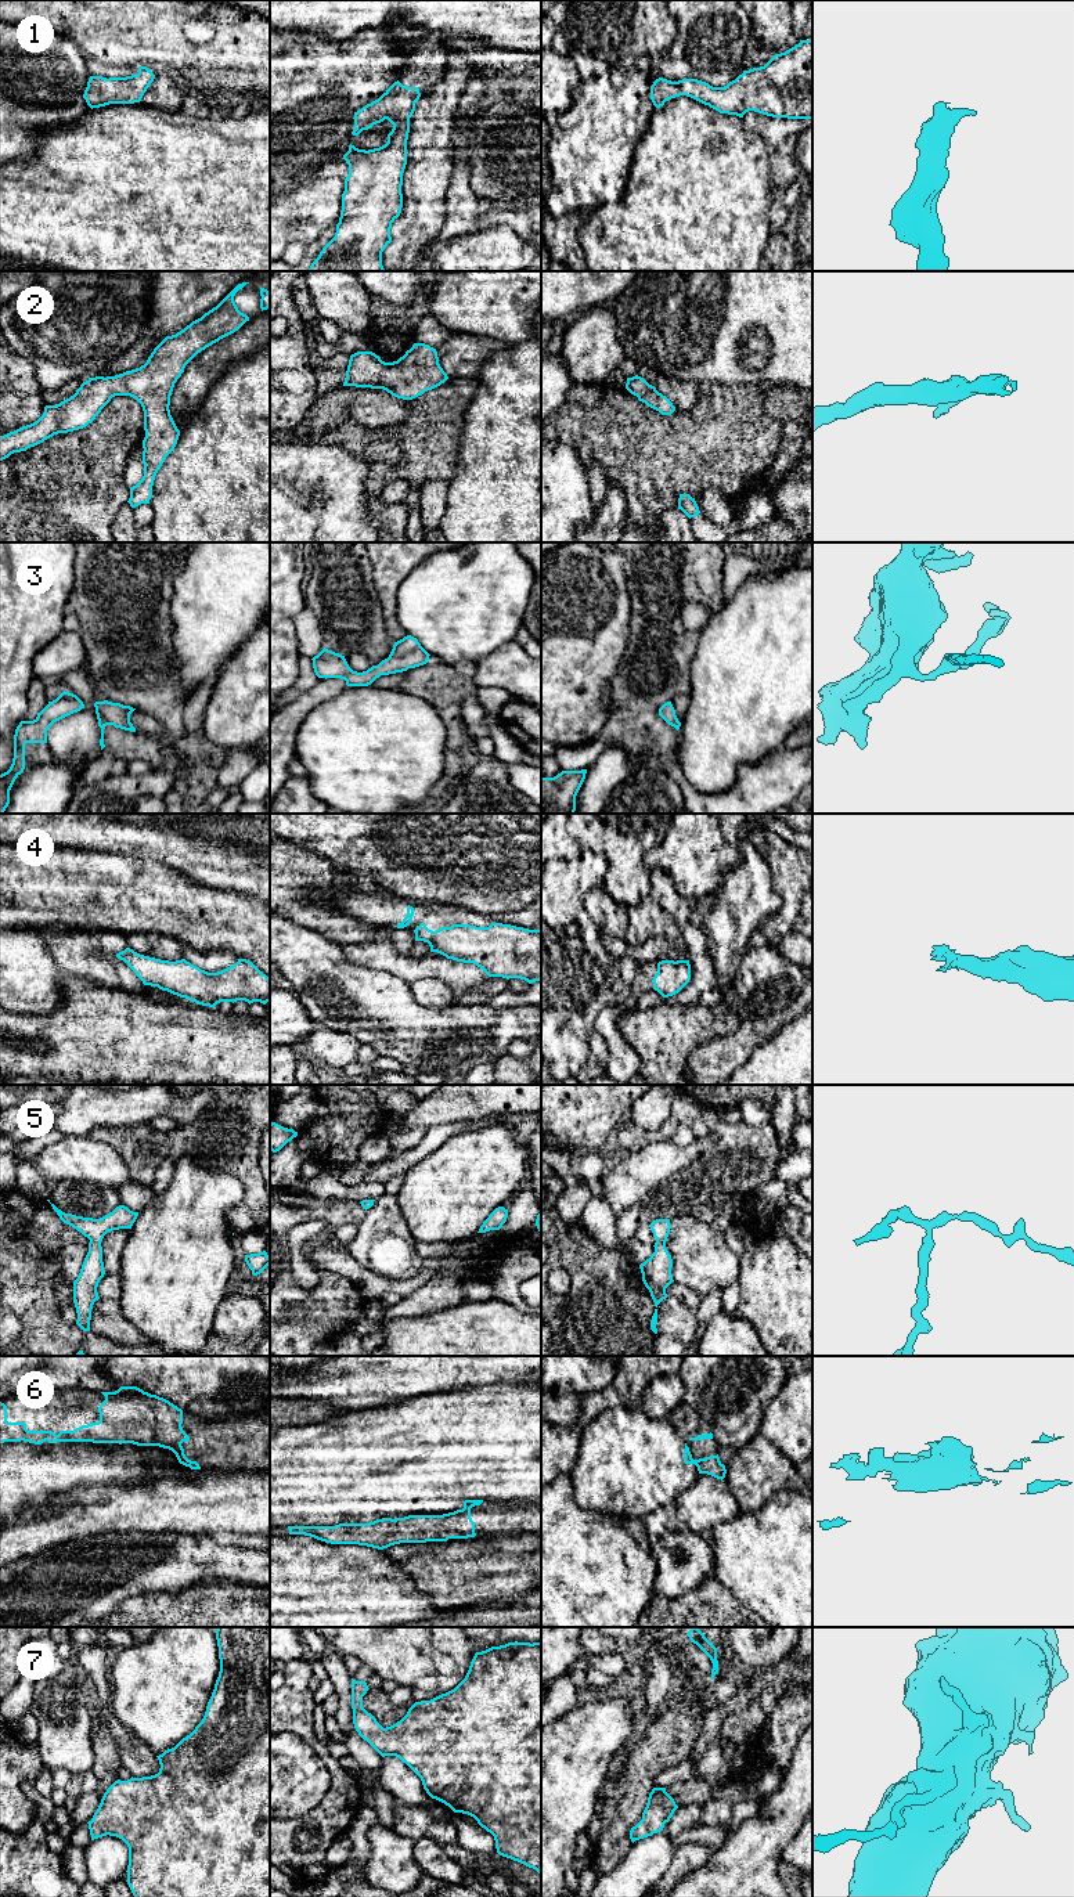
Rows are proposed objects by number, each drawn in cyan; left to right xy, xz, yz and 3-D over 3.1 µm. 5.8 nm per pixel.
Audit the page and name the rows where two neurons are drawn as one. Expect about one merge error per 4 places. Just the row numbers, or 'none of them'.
6

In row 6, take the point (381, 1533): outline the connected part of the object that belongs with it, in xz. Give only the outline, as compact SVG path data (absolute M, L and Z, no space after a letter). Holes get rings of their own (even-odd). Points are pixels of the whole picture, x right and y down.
M471 1510L443 1515L382 1518L370 1523L335 1526L288 1526L289 1534L304 1534L331 1544L358 1544L378 1550L400 1543L447 1541L475 1537Z

